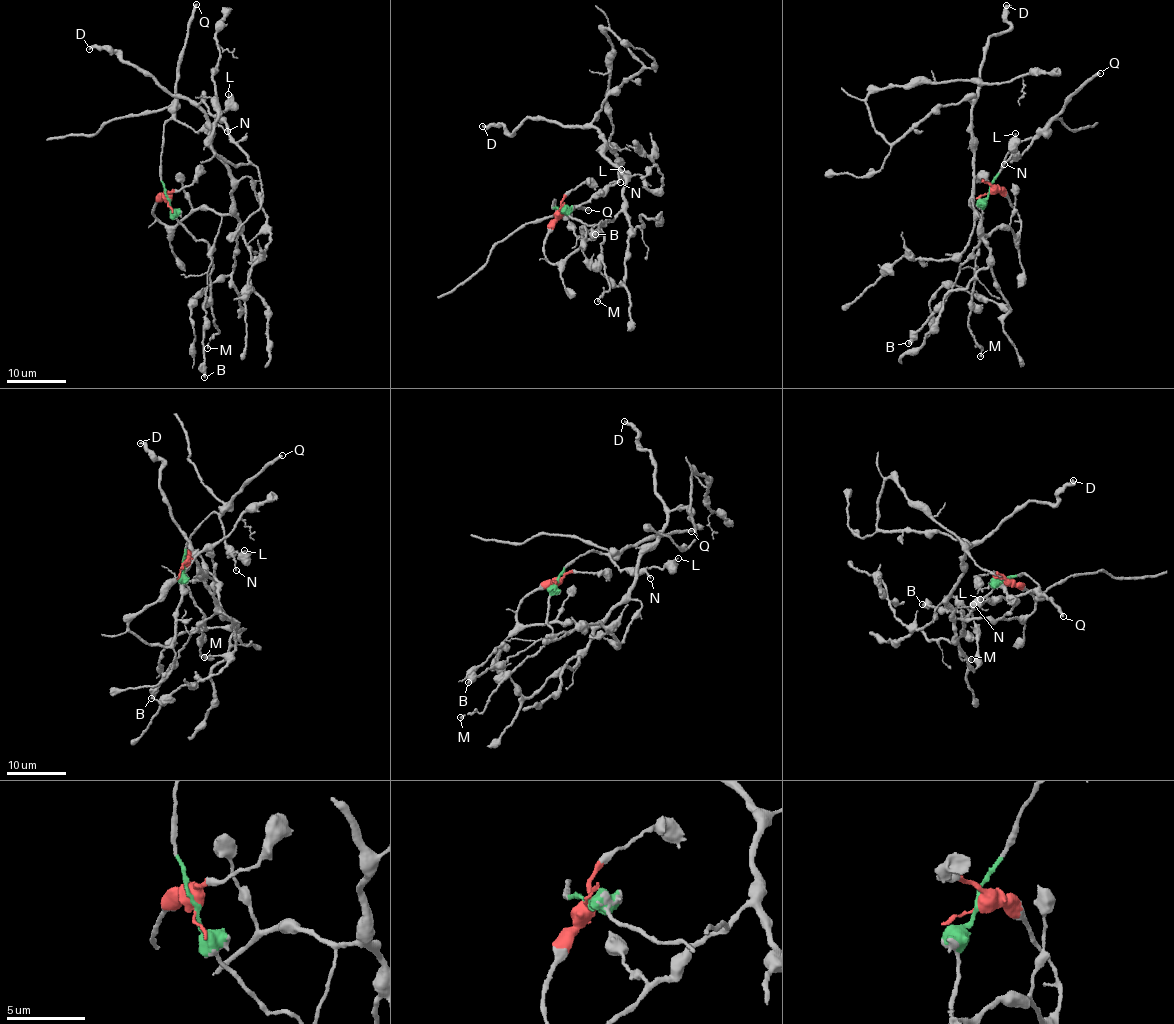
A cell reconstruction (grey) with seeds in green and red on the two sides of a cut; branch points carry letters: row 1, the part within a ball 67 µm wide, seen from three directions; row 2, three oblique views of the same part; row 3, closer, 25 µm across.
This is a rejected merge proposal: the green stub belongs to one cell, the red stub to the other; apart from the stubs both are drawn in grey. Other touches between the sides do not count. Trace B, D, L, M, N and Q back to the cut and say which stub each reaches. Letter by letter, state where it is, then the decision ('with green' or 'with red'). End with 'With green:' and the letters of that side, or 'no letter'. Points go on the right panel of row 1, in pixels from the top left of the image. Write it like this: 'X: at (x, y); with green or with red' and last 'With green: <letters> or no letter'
B: at (908, 343); with red
D: at (1006, 5); with red
L: at (1015, 133); with green
M: at (980, 356); with green
N: at (1004, 164); with green
Q: at (1100, 73); with green
With green: L, M, N, Q

